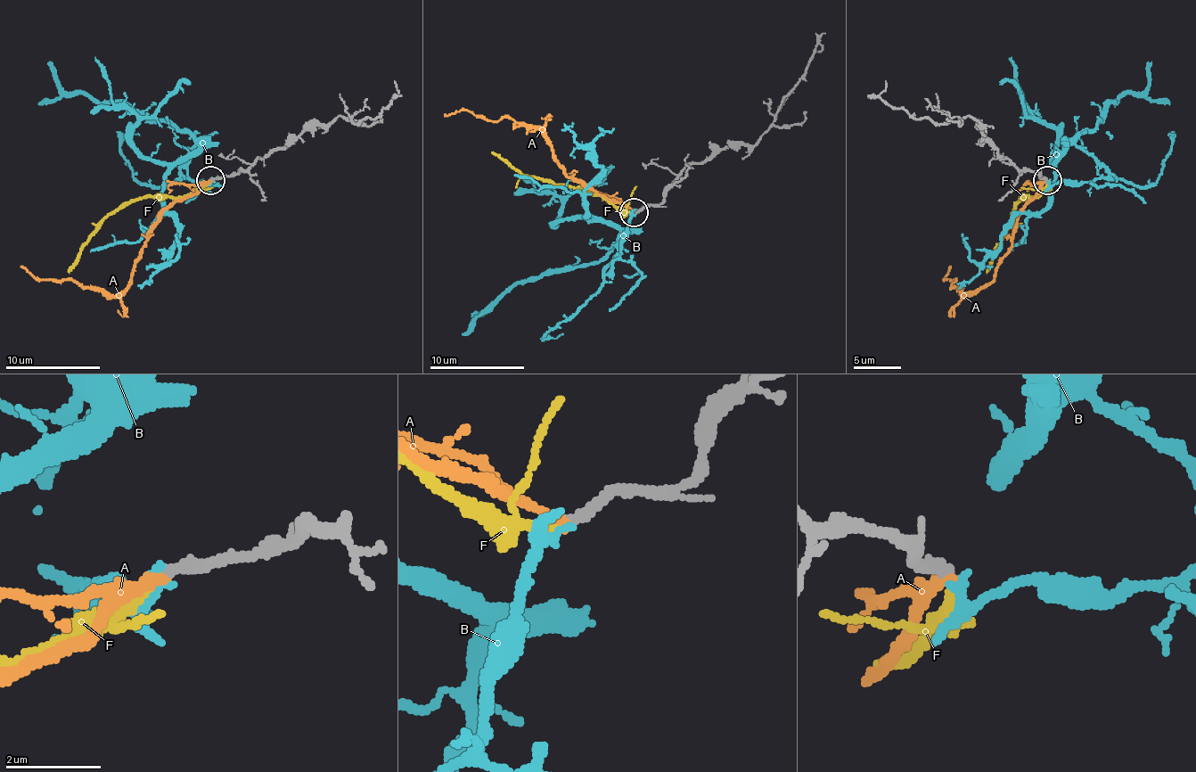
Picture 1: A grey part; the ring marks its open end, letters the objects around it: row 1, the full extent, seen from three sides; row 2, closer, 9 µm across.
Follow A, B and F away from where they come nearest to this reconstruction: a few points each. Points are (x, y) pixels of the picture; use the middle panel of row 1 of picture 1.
A: (634, 210), (577, 182), (556, 160), (539, 132), (509, 118), (485, 120), (469, 110), (445, 113)
B: (634, 210), (620, 256), (610, 265), (623, 234), (589, 220), (585, 203), (585, 192), (602, 170), (563, 123)
F: (634, 213), (623, 213), (599, 196), (523, 175), (492, 151)

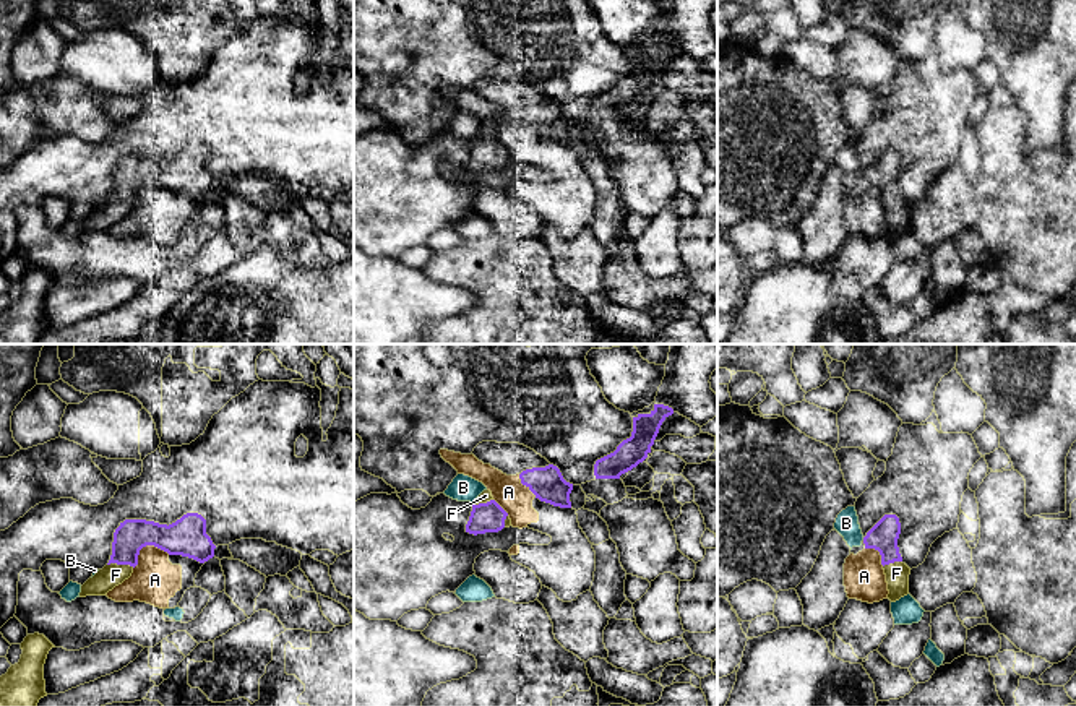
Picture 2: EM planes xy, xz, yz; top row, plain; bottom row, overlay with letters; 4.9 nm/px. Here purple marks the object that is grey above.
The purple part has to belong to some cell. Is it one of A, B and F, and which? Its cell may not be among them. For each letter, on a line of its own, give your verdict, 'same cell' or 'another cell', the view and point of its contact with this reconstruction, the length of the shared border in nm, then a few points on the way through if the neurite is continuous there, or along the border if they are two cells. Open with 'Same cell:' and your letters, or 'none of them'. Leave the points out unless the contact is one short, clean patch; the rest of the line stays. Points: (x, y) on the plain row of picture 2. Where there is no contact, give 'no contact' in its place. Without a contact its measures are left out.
Same cell: F
A: another cell | xy (145, 182) | 200 nm
B: another cell | no contact
F: same cell | xy (120, 200) | 140 nm

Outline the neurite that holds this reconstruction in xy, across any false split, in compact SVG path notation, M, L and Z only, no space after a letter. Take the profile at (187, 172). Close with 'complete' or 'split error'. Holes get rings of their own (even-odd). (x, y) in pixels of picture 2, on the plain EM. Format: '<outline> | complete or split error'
M187 149L169 162L146 156L125 156L114 169L109 200L81 222L80 234L105 232L128 216L138 201L140 187L146 182L200 200L213 195L216 185L206 170L206 156L198 149Z | split error

